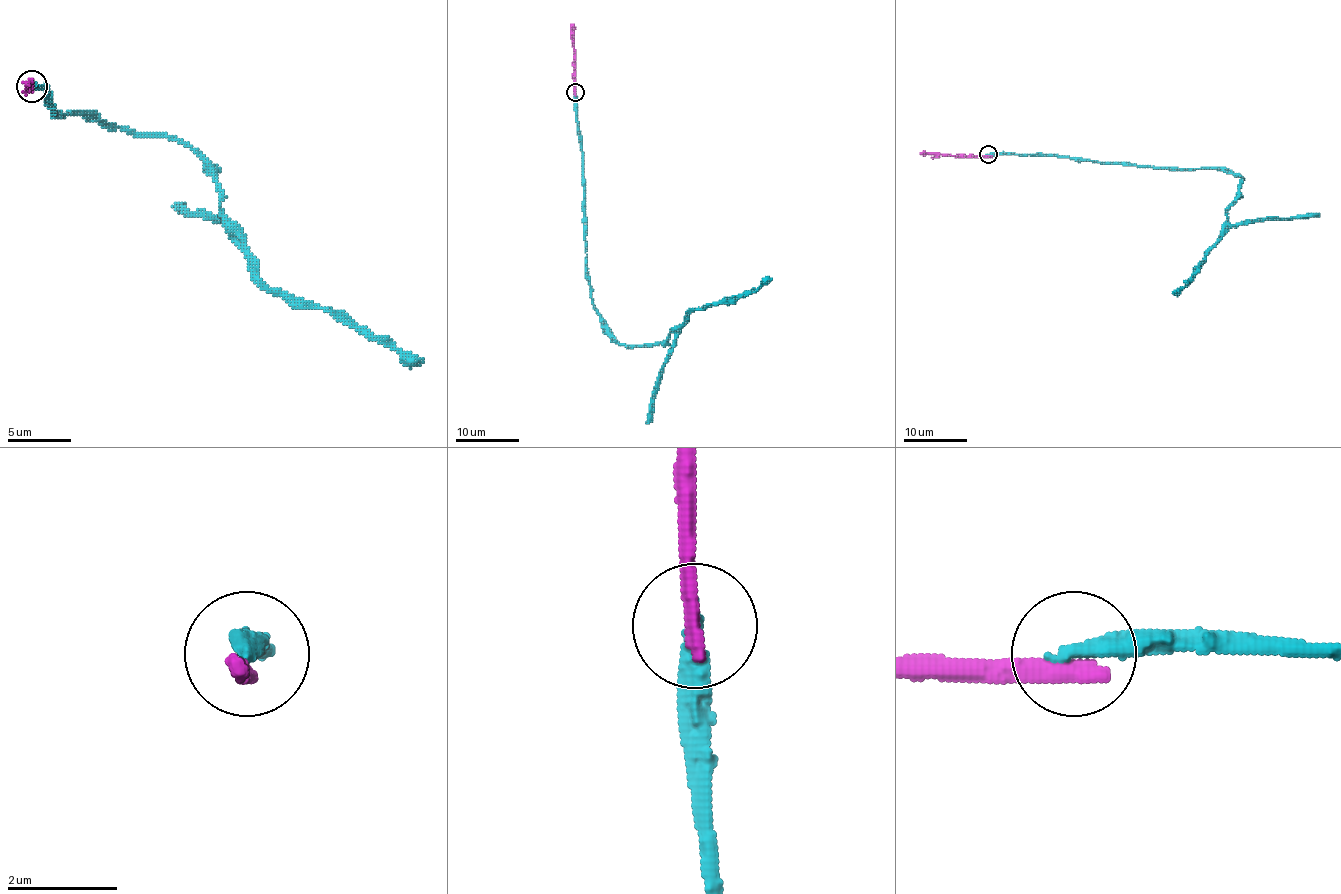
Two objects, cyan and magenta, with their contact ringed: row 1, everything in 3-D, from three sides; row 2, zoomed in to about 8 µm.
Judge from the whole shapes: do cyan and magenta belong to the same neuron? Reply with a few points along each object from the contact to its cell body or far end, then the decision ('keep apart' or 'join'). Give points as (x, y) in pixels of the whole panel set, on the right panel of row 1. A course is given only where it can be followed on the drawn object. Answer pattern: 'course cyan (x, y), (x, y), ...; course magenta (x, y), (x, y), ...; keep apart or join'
course cyan (989, 154), (1068, 156), (1236, 173), (1241, 188), (1226, 210), (1225, 232), (1188, 282), (1174, 291); course magenta (989, 156), (920, 152); keep apart

